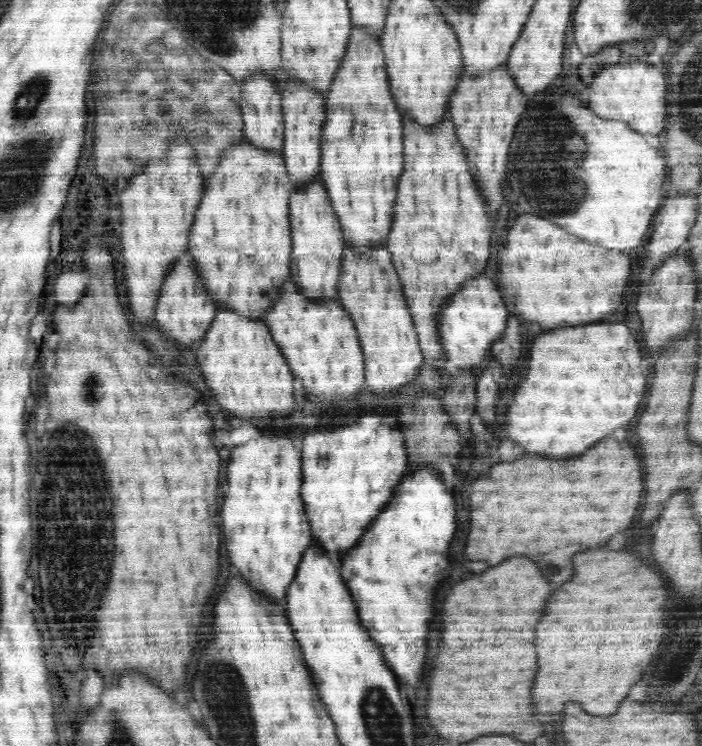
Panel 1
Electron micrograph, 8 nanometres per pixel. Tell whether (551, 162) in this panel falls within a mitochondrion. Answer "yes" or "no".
yes

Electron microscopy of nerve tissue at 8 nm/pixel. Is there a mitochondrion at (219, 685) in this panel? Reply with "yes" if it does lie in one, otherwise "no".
yes

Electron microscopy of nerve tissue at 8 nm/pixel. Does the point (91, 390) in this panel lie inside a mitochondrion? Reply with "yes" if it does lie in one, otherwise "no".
yes

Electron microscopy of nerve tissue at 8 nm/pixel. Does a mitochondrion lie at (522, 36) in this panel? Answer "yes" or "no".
no

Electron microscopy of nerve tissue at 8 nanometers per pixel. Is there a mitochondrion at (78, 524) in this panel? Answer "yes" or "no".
yes

